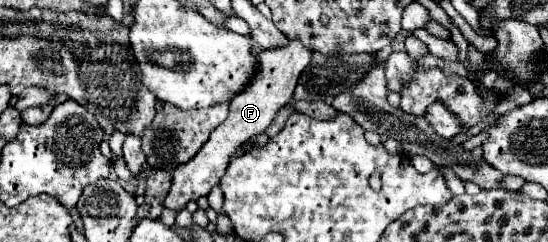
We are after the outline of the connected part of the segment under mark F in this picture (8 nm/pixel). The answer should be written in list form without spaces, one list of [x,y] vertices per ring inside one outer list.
[[[290,40],[286,48],[264,50],[264,52],[258,54],[258,60],[260,60],[258,76],[250,82],[246,92],[240,92],[230,102],[228,118],[210,134],[208,142],[198,150],[198,154],[192,160],[188,160],[186,164],[176,166],[170,194],[164,200],[164,206],[168,210],[180,212],[182,208],[186,208],[188,202],[198,200],[200,196],[208,196],[210,194],[210,190],[224,176],[226,166],[228,166],[232,154],[244,142],[248,142],[252,136],[262,134],[272,124],[276,112],[290,102],[290,98],[294,94],[294,88],[298,84],[300,72],[306,68],[306,64],[310,64],[310,56],[312,56],[312,52],[308,48],[304,48],[302,42],[298,42],[298,40]]]

